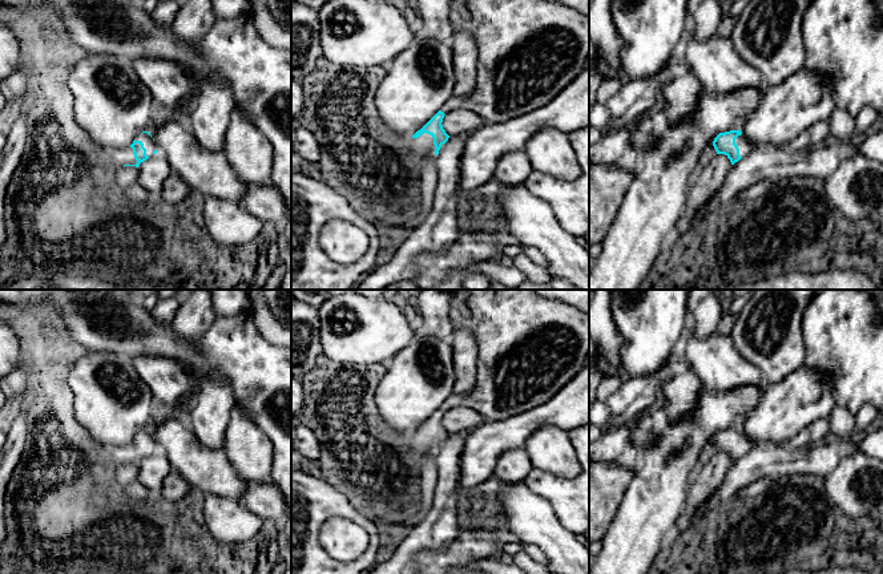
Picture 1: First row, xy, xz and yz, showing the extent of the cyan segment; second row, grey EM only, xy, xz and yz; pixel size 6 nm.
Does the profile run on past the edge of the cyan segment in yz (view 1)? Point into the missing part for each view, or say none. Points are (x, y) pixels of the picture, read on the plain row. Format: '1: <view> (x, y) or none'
1: yz (745, 444)

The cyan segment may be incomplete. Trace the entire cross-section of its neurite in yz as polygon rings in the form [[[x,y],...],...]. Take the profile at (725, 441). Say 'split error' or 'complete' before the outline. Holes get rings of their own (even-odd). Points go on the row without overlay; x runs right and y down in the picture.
split error; [[[741,428],[719,430],[702,449],[701,465],[707,462],[715,452],[725,452],[730,457],[731,462],[734,462],[754,446],[755,444]]]

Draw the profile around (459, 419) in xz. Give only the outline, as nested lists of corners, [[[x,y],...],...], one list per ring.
[[[453,407],[443,416],[443,427],[449,434],[459,432],[469,432],[483,424],[483,417],[479,412],[469,407]]]

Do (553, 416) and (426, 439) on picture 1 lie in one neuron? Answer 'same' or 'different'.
different

